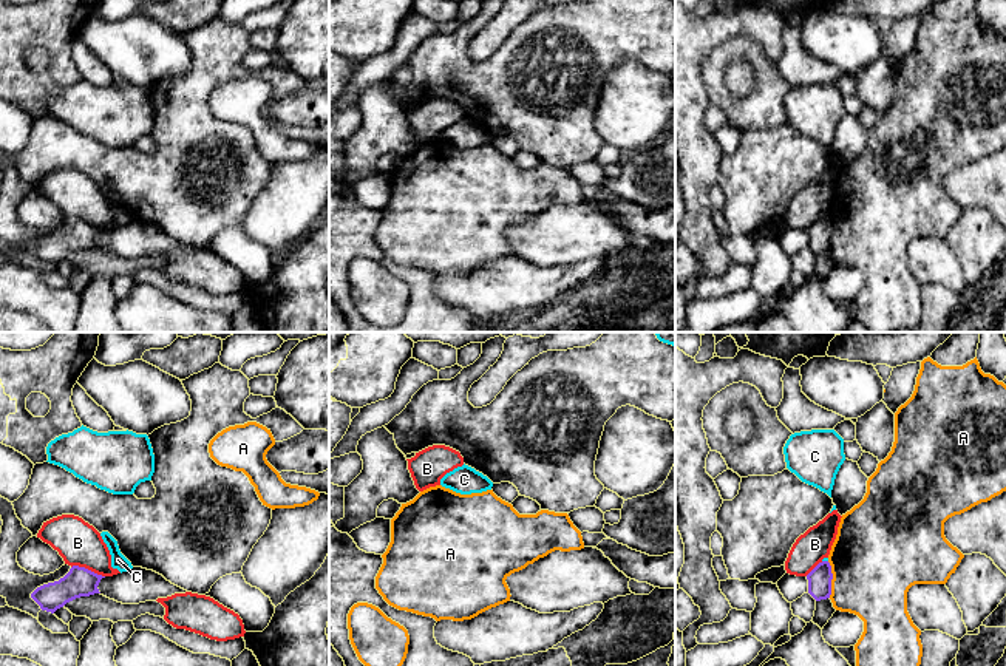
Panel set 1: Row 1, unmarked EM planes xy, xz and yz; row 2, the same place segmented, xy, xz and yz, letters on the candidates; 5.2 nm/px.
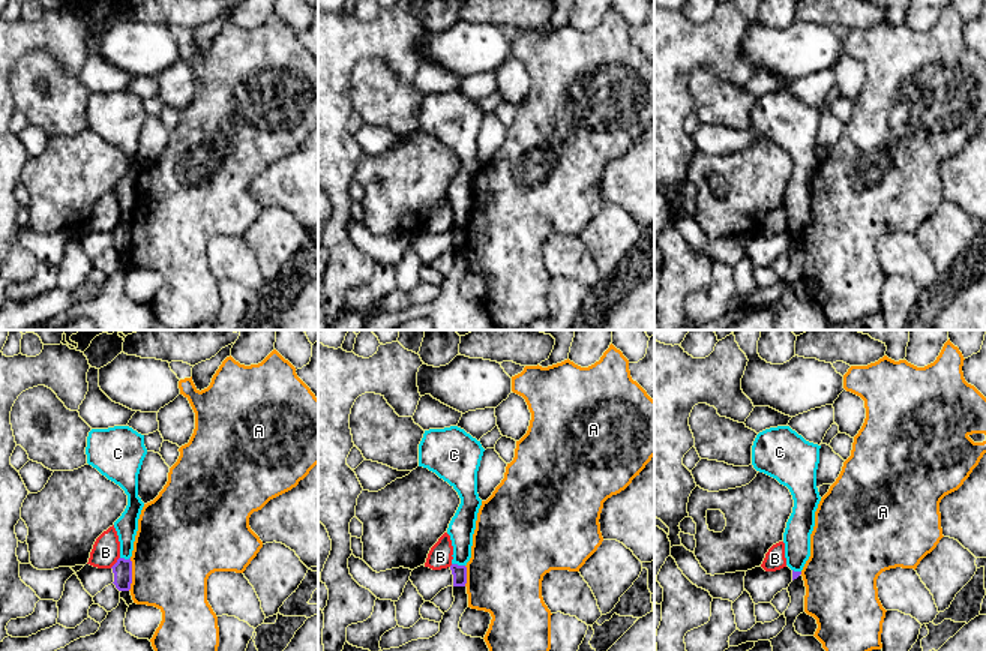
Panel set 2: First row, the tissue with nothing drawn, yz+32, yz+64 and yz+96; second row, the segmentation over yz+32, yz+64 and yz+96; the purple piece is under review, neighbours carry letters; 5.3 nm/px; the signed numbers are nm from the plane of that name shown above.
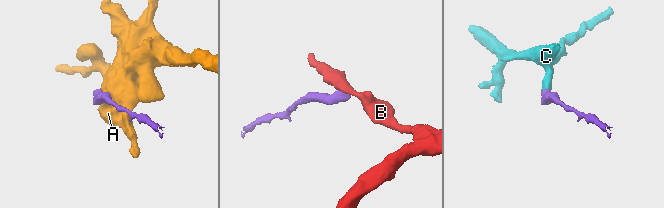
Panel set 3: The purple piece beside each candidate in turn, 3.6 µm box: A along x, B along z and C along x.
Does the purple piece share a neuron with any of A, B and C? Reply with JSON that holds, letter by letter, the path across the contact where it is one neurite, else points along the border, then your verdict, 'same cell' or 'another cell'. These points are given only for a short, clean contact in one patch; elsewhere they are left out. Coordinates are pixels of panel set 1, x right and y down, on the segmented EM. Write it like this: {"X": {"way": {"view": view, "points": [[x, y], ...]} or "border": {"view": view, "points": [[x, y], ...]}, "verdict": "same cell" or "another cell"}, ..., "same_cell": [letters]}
{"A": {"border": {"view": "yz", "points": [[827, 561], [832, 570], [830, 597]]}, "verdict": "another cell"}, "B": {"border": {"view": "xy", "points": [[71, 566], [84, 566], [104, 577]]}, "verdict": "another cell"}, "C": {"border": {"view": "yz", "points": [[822, 560], [827, 561]]}, "verdict": "another cell"}, "same_cell": []}

